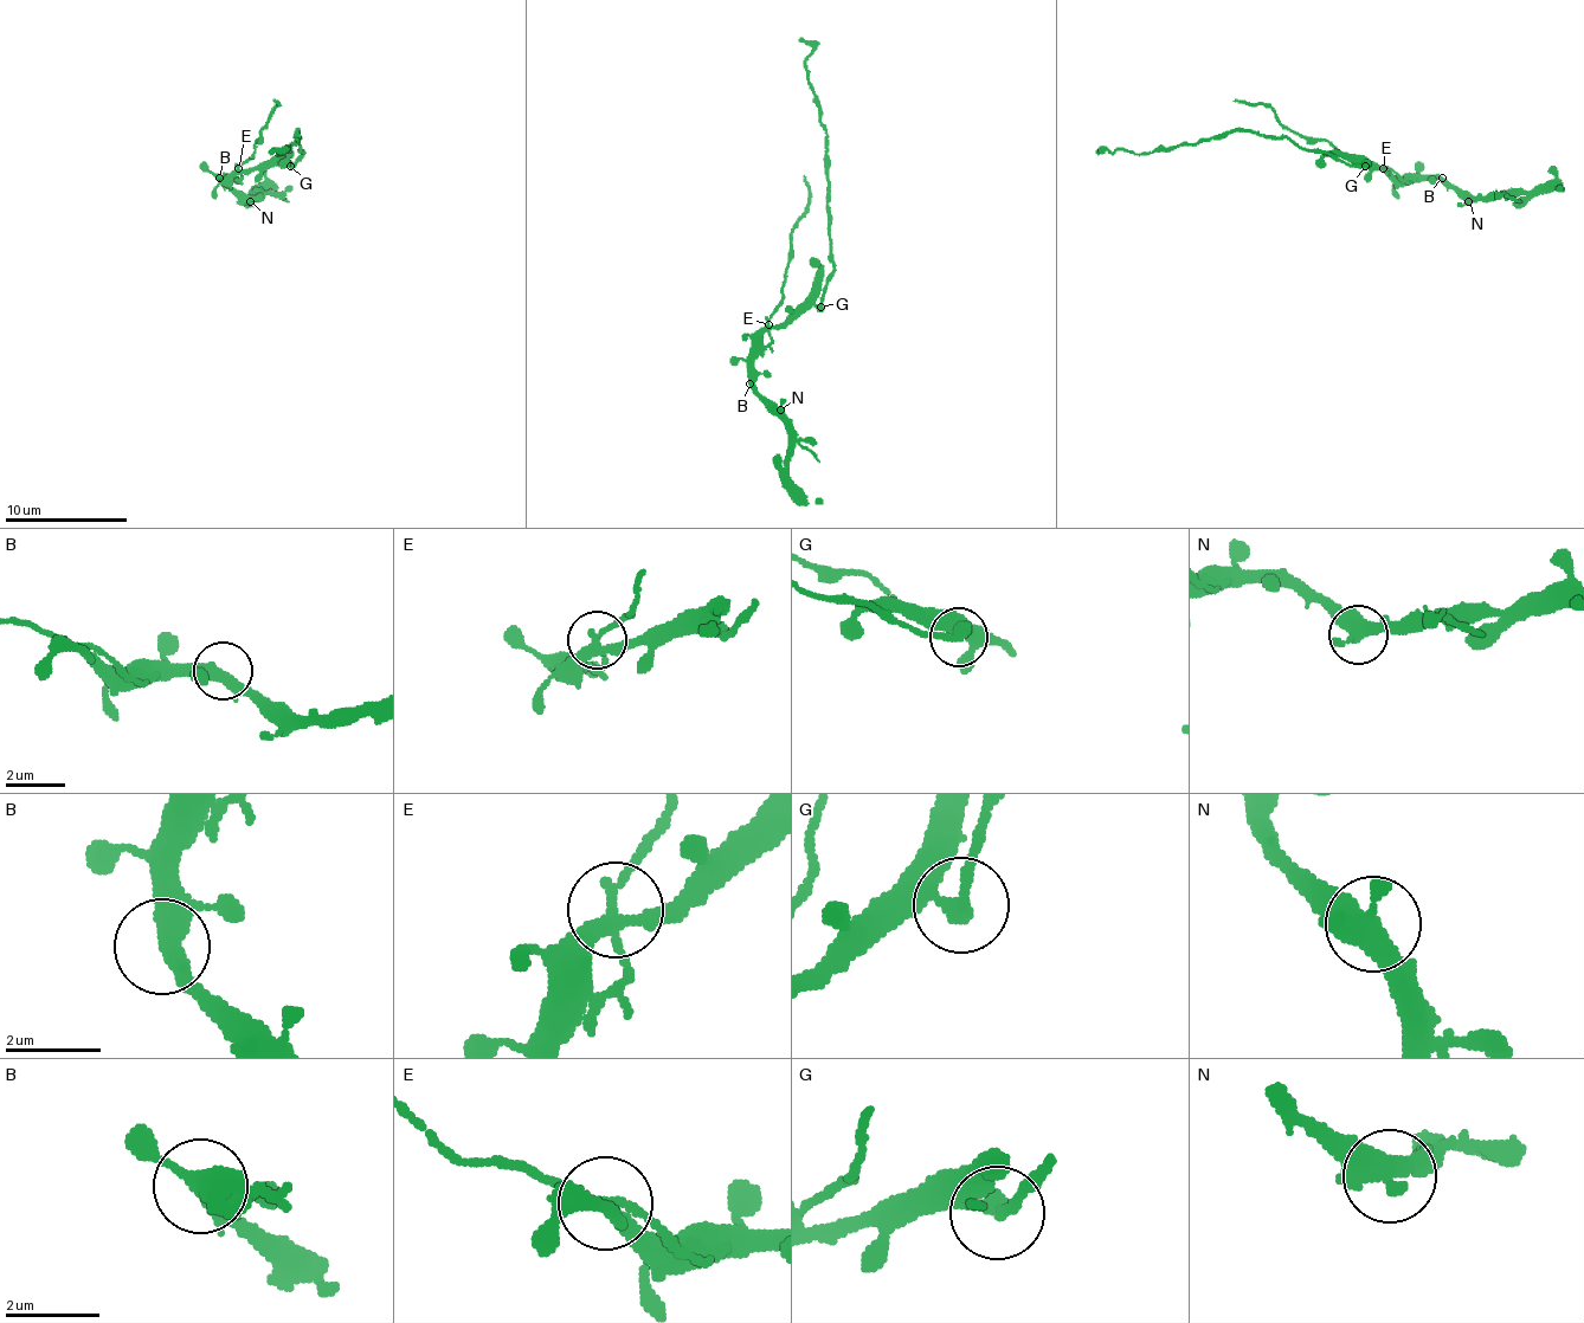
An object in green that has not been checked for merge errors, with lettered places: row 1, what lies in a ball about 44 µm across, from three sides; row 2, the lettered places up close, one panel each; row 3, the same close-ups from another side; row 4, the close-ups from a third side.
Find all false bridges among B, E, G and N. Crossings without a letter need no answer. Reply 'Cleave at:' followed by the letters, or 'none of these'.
Cleave at: E, G

